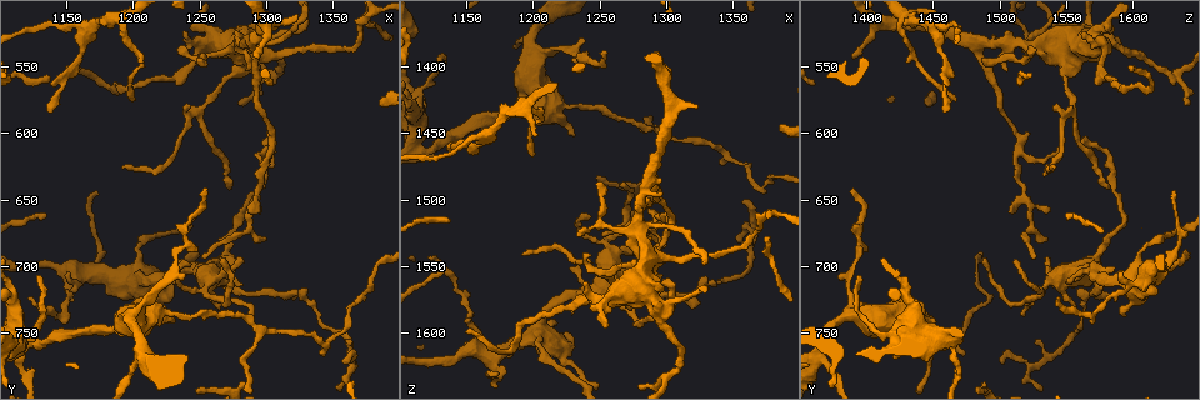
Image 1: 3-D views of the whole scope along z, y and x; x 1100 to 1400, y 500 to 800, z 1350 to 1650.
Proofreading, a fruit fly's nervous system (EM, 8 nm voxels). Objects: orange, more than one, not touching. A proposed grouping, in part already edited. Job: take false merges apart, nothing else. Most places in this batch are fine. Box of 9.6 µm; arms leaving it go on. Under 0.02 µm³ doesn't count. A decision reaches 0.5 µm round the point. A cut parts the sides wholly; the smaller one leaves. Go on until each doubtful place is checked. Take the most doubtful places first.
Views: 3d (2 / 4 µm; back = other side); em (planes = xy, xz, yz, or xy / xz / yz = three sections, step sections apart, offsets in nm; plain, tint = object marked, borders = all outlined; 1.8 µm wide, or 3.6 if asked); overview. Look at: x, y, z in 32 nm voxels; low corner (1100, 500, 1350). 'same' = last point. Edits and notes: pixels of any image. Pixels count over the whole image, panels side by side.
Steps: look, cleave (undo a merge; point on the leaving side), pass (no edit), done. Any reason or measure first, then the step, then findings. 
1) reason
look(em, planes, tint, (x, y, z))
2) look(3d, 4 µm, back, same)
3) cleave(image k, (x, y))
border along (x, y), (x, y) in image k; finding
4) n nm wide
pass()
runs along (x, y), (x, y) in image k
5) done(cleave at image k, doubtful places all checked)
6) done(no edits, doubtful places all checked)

look(em, xz, step 16, tint, (1162, 704, 1614))

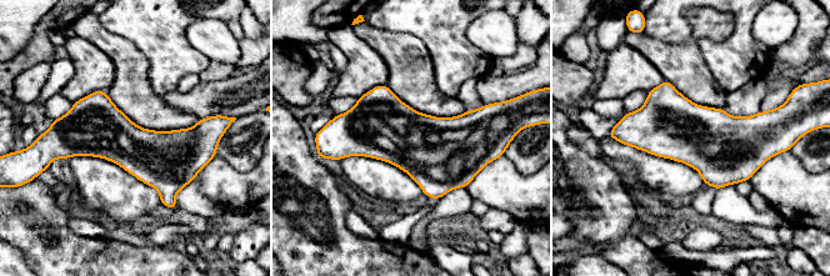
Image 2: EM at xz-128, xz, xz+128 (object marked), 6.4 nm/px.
look(em, planes, tint, same)

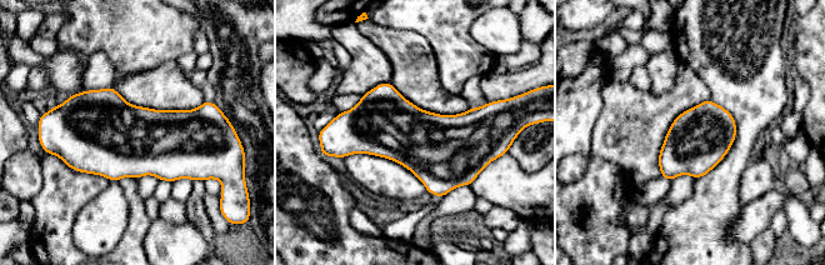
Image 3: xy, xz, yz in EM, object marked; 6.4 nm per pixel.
pass()
one cell here

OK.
small branch off a trunk
look(em, xy, step 8, tint, (1278, 536, 1522))

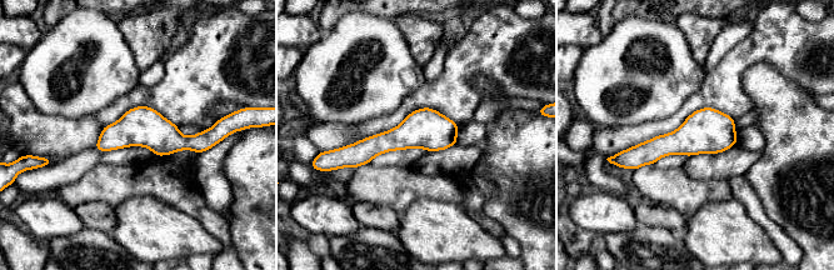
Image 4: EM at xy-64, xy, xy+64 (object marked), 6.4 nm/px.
look(em, planes, tint, same)

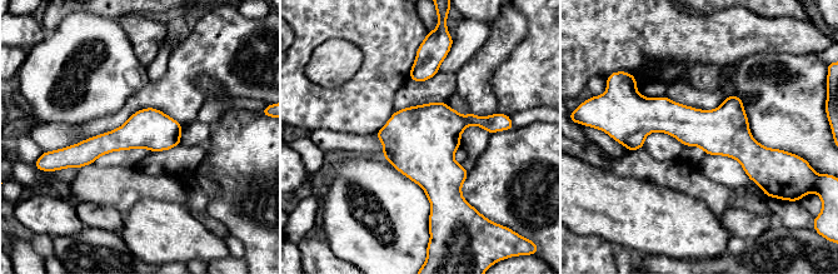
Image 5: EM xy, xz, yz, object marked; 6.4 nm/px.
pass()
runs along (625, 129), (684, 123), (773, 154) in image 5; one cell here

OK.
sharp bend
look(3d, 4 µm, (1256, 536, 1578))

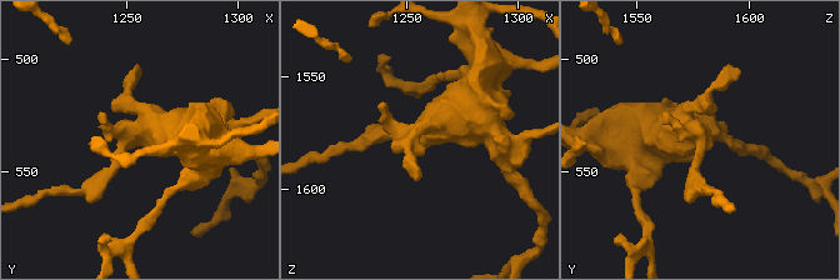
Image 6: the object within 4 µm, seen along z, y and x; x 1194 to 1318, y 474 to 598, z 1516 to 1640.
look(em, 3.6 µm, yz, step 16, tint, (1257, 533, 1578))

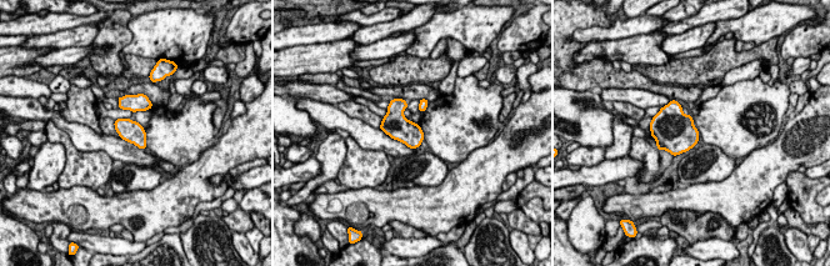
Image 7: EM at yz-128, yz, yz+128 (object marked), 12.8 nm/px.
280 nm wide
pass()
all the same cell

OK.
look(3d, 4 µm, (1284, 536, 1554))

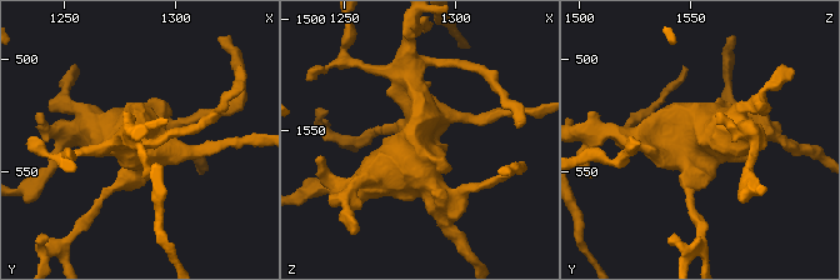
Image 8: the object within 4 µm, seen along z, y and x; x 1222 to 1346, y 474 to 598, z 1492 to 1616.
need the tissue
look(em, 3.6 µm, planes, borders, (1283, 536, 1553))

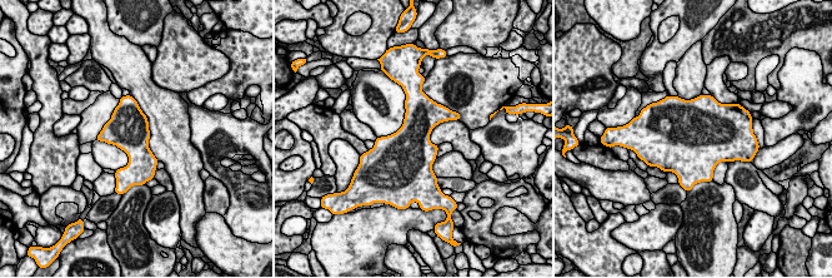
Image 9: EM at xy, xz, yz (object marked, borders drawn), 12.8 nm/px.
pass()
one cell here

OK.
three-way junction
look(em, 3.6 µm, planes, tint, (1242, 700, 1570))

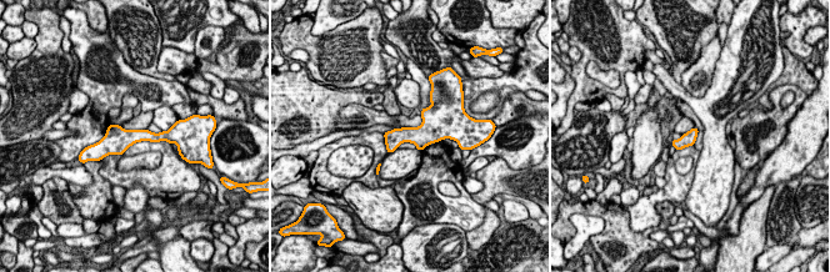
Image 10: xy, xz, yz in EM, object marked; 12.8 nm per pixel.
pass()
all the same cell

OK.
done(no edits, doubtful places all checked)

